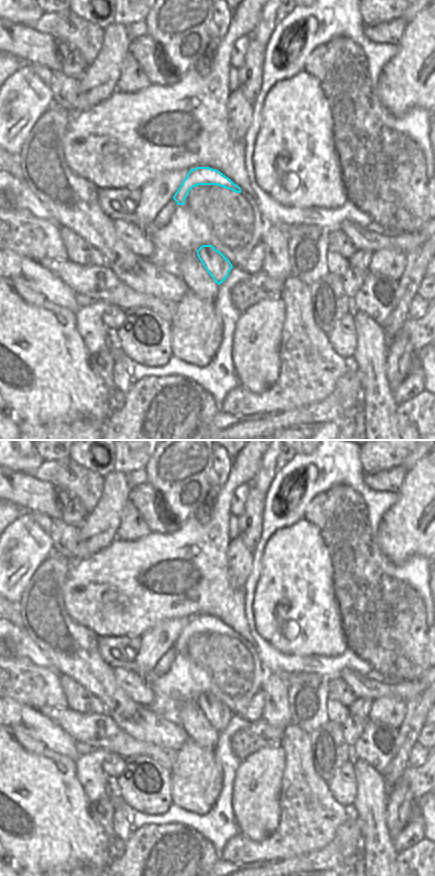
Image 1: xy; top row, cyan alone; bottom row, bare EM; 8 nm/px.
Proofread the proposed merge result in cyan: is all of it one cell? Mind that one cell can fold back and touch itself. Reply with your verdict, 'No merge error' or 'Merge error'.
Merge error.

